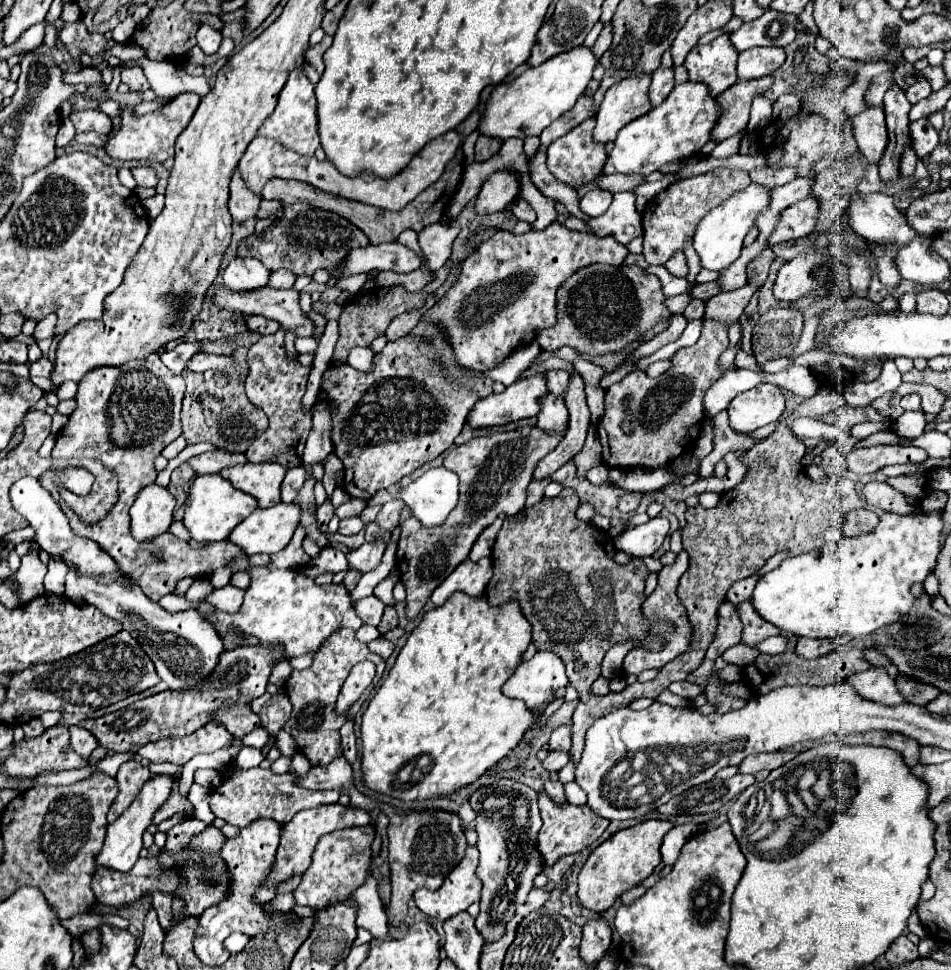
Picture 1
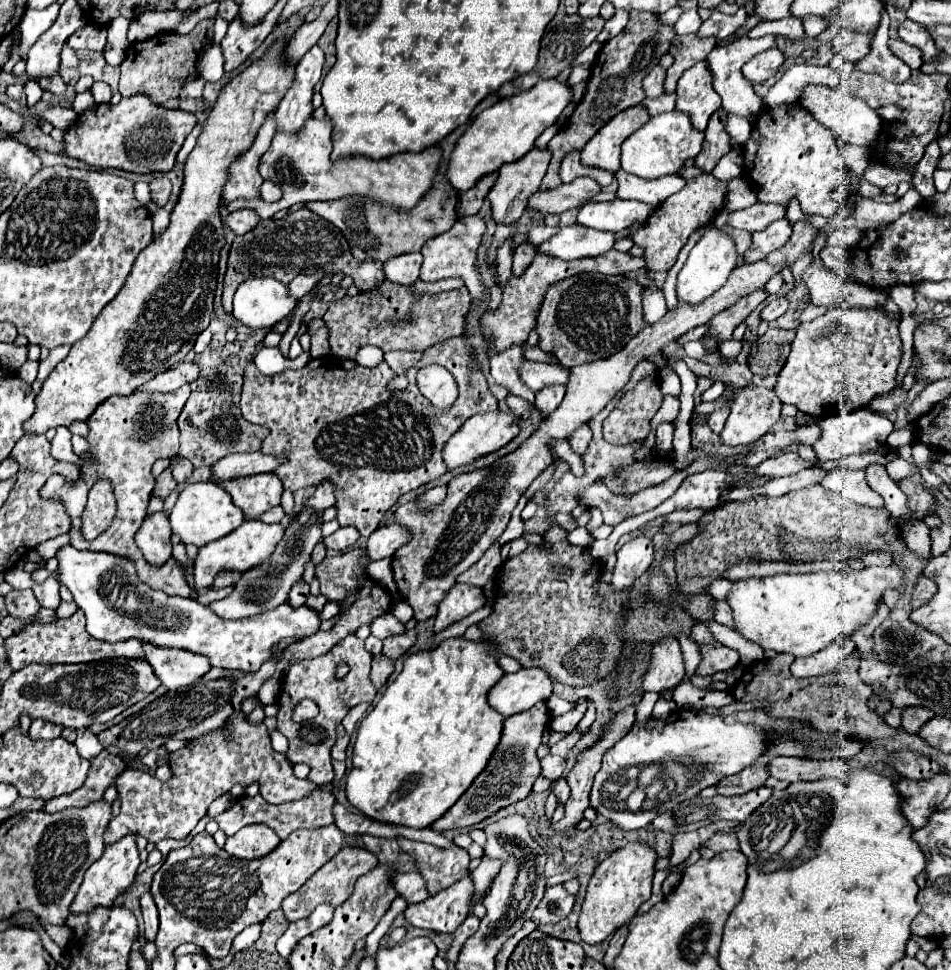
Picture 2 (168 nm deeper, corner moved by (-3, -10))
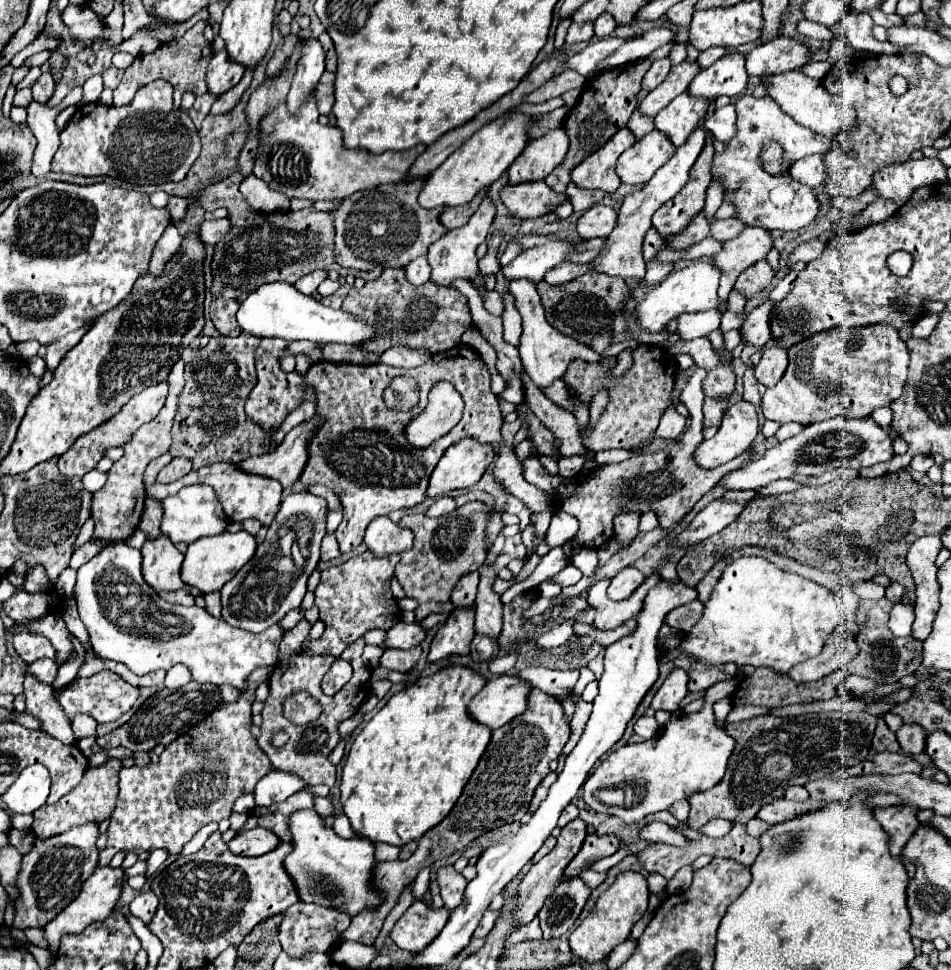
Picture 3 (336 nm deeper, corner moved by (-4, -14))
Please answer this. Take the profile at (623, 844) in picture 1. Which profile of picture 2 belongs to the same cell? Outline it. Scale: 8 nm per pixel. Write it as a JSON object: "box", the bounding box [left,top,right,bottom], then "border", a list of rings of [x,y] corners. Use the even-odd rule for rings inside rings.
{"box":[579,842,657,944],"border":[[[629,842],[623,848],[617,848],[607,860],[603,860],[597,866],[587,884],[587,894],[581,904],[581,916],[579,916],[579,932],[587,944],[603,942],[609,934],[613,934],[617,928],[629,922],[629,918],[633,918],[637,908],[645,900],[649,900],[655,864],[657,864],[657,852],[649,844]]]}

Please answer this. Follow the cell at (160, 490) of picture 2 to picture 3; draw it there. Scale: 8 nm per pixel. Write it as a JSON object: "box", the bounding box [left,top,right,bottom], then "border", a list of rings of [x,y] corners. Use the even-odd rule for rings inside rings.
{"box":[138,498,162,538],"border":[[[148,498],[146,506],[144,506],[144,512],[142,512],[142,518],[140,518],[140,524],[138,524],[138,530],[142,530],[146,534],[146,538],[158,538],[160,520],[162,520],[160,502]]]}

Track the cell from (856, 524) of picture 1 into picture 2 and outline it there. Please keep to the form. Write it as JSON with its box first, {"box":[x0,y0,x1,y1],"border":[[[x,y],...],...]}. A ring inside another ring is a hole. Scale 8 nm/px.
{"box":[861,552,893,566],"border":[[[865,552],[861,556],[861,562],[866,566],[889,566],[893,559],[888,552]]]}

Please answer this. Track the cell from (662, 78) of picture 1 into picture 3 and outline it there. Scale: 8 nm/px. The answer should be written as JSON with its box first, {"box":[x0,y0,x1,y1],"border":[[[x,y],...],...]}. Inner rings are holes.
{"box":[642,56,672,90],"border":[[[666,56],[666,58],[662,58],[662,60],[656,60],[656,62],[652,62],[652,66],[650,66],[650,70],[646,72],[646,76],[644,76],[644,80],[642,80],[642,88],[644,90],[654,90],[658,84],[662,84],[664,80],[666,80],[666,76],[668,76],[668,72],[670,72],[670,68],[672,68],[672,62],[670,62],[670,58]]]}

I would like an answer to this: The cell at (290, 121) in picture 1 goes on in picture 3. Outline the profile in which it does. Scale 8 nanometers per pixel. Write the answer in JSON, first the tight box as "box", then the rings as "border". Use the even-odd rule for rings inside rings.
{"box":[288,38,324,112],"border":[[[306,38],[302,44],[302,54],[296,66],[296,74],[292,80],[292,88],[288,92],[288,110],[296,112],[300,104],[308,98],[308,94],[318,84],[324,72],[324,50],[316,38]]]}

